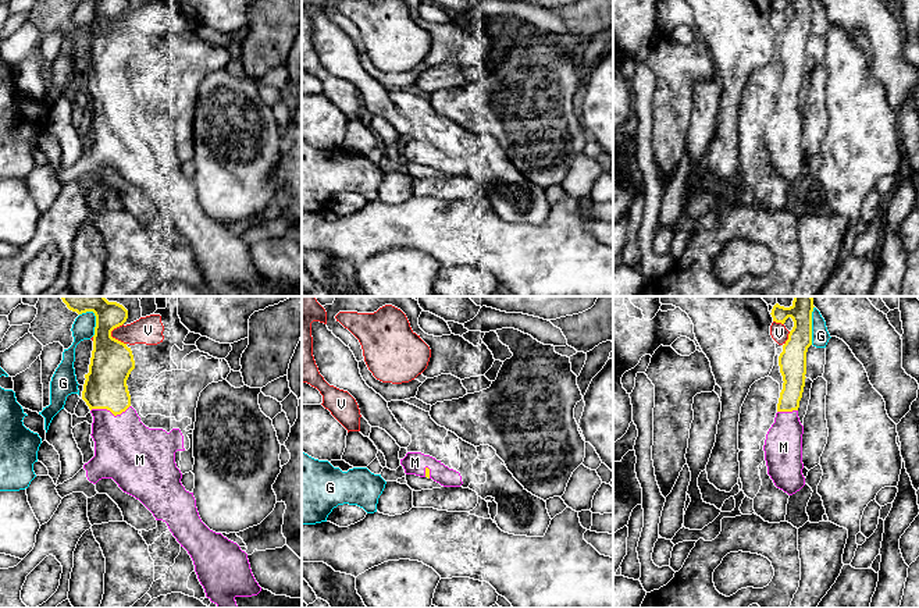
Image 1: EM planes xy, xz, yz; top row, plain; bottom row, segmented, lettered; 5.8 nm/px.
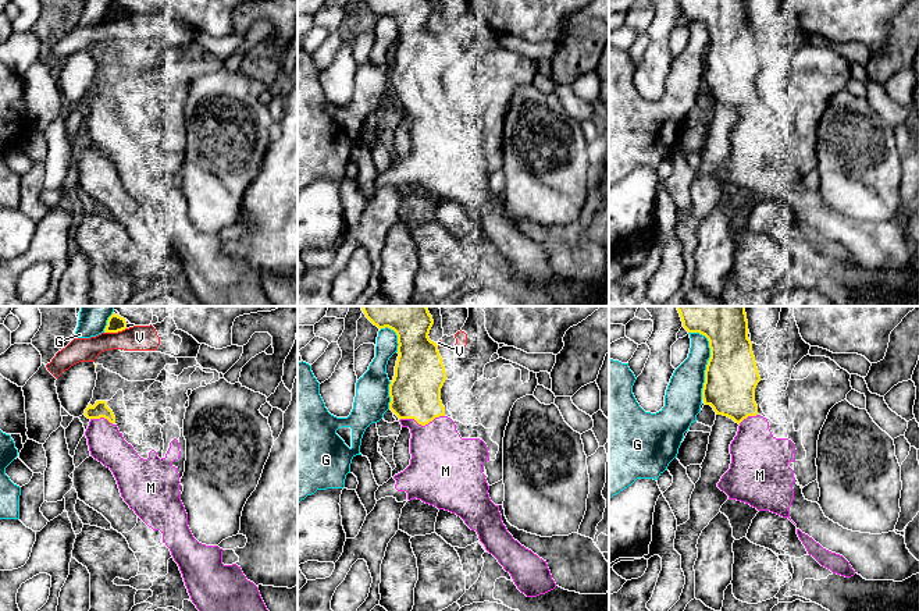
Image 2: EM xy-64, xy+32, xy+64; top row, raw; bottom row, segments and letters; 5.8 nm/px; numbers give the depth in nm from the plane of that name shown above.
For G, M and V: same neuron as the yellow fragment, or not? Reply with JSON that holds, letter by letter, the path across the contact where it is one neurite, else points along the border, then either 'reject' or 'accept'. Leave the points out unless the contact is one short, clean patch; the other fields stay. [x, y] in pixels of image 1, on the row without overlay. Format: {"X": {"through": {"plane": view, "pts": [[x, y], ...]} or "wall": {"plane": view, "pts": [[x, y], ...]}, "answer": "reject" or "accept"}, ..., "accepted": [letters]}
{"G": {"answer": "reject"}, "M": {"through": {"plane": "xy", "pts": [[104, 75], [110, 99], [125, 138]]}, "answer": "accept"}, "V": {"wall": {"plane": "xy", "pts": [[123, 11], [111, 20], [111, 24], [125, 32]]}, "answer": "reject"}, "accepted": ["M"]}

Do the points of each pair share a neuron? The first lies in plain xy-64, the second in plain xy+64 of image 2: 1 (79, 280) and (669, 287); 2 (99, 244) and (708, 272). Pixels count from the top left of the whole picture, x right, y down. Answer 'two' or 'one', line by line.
1: two
2: two

